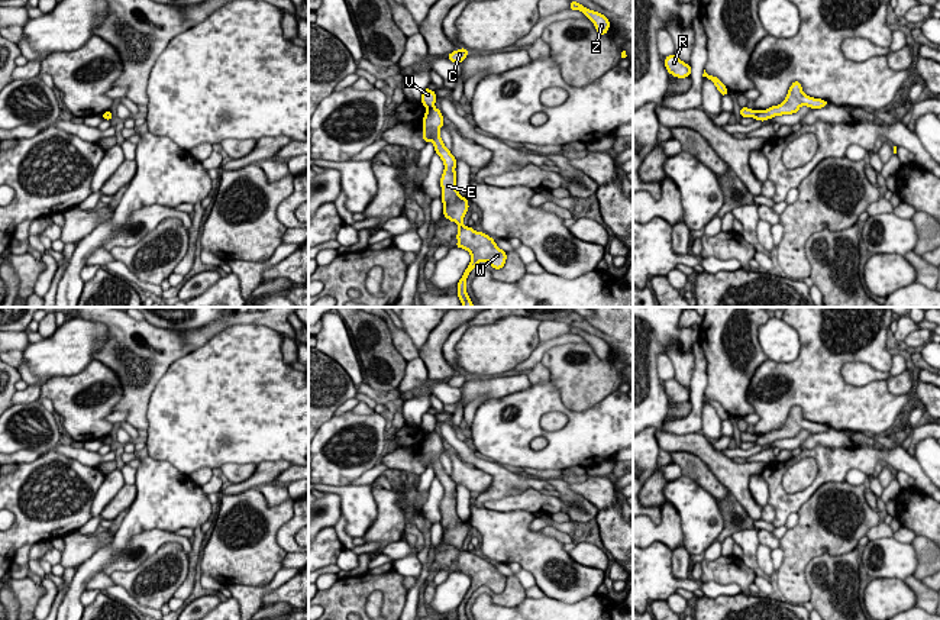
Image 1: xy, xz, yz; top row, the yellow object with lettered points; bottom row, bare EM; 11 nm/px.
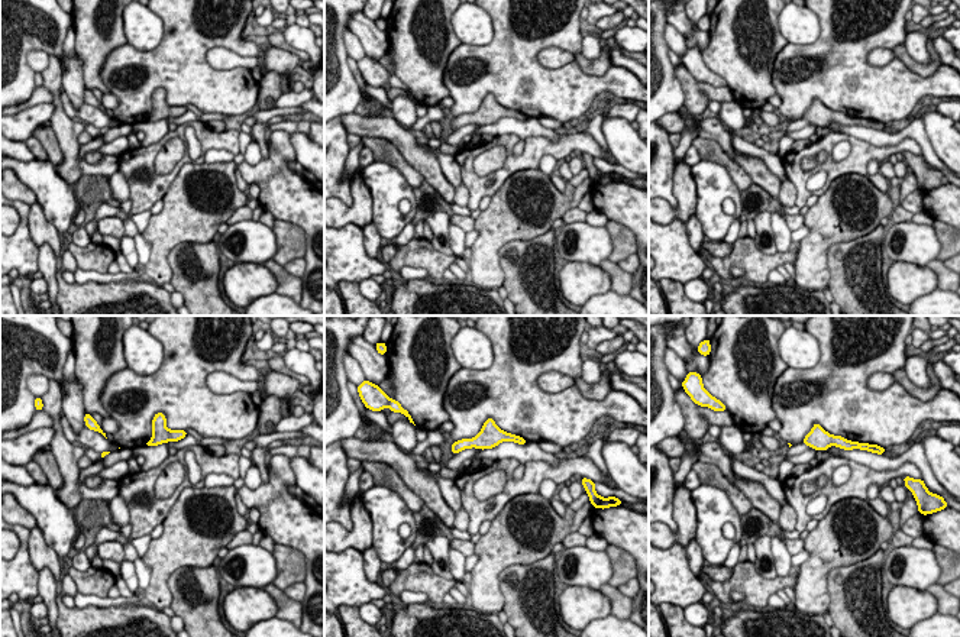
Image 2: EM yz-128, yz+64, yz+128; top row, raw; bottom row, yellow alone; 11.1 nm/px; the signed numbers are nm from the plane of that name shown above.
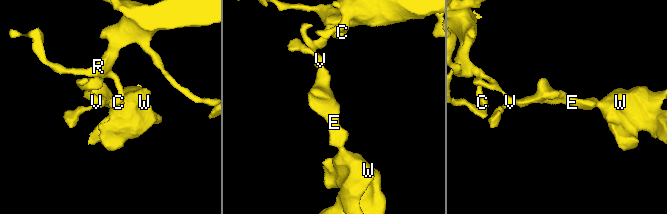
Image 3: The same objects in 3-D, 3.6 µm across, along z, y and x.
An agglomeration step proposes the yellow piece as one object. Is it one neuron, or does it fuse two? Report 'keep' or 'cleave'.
cleave

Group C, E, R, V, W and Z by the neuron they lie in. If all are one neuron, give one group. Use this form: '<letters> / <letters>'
C R V Z / E W

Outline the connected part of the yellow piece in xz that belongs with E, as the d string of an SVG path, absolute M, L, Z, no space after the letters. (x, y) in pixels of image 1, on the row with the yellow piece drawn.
M427 107L423 117L423 139L433 142L436 154L443 161L445 169L440 177L443 216L458 225L456 248L462 248L471 254L471 262L466 267L462 278L456 284L458 297L462 307L474 307L472 300L466 293L466 278L469 272L479 264L488 262L494 269L501 269L505 265L507 254L497 246L494 239L484 232L477 232L469 226L463 226L463 217L469 209L468 198L462 197L456 190L456 158L445 146L440 138L440 127L443 126L442 112L436 107Z

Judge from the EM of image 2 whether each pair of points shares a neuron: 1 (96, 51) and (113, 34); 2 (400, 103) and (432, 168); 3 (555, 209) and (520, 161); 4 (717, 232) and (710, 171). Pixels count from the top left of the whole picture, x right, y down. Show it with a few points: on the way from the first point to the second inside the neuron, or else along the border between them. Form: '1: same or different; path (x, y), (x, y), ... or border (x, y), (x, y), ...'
1: same; path (100, 47), (109, 38)
2: different; border (393, 117), (407, 129)
3: different; border (539, 168), (517, 170), (498, 190)
4: same; path (713, 217), (710, 213), (710, 188), (707, 186)

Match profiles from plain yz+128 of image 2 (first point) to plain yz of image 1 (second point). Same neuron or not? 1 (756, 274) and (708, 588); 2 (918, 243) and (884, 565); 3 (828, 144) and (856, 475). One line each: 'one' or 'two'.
1: two
2: one
3: two

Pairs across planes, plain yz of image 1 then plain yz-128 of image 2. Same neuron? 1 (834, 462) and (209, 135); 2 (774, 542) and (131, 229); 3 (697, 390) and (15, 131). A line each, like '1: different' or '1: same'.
1: same
2: same
3: same

